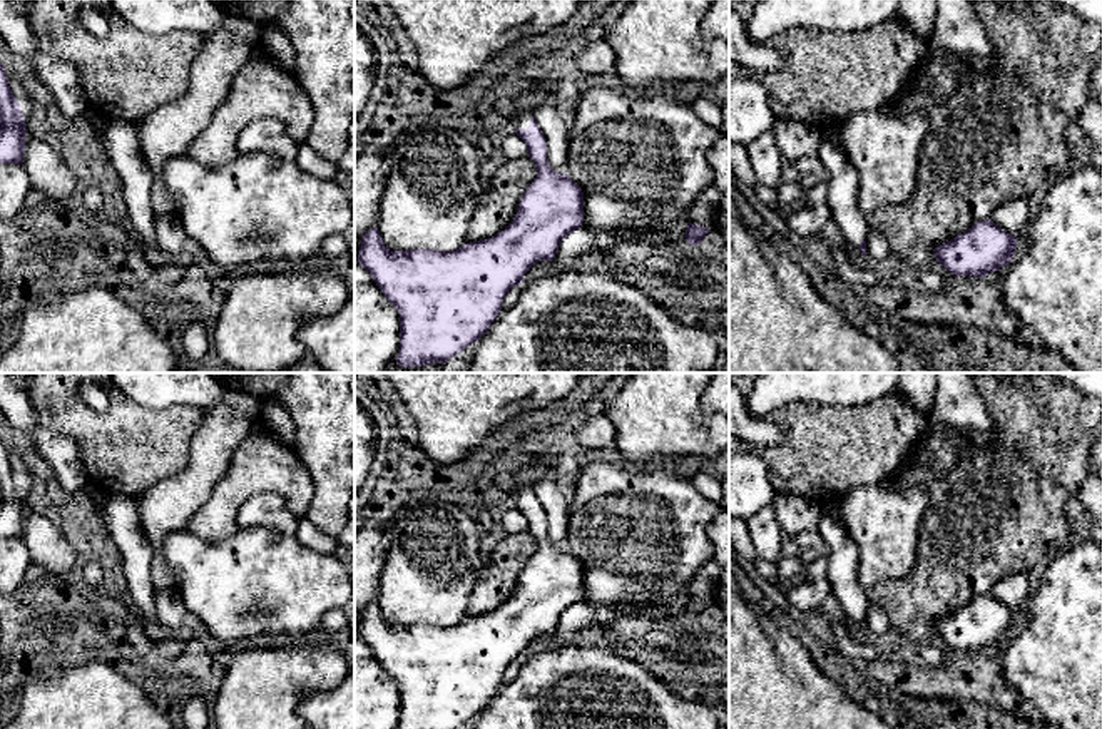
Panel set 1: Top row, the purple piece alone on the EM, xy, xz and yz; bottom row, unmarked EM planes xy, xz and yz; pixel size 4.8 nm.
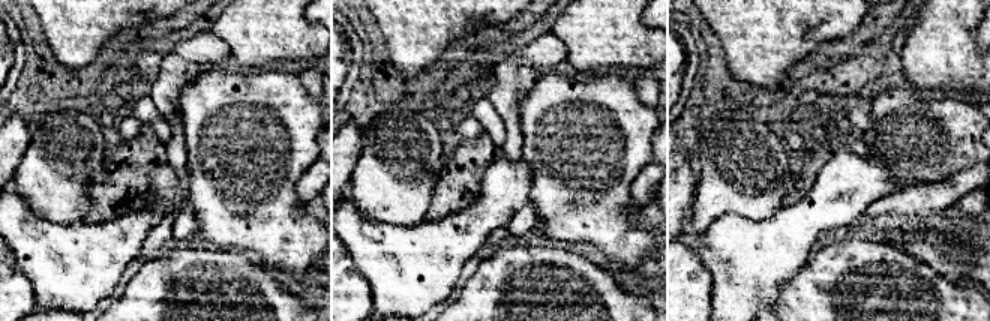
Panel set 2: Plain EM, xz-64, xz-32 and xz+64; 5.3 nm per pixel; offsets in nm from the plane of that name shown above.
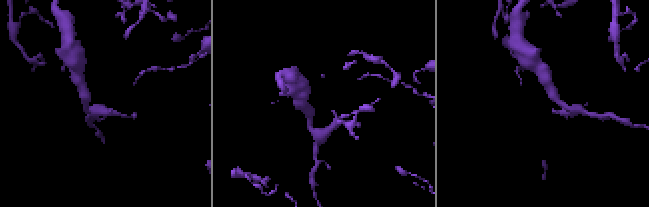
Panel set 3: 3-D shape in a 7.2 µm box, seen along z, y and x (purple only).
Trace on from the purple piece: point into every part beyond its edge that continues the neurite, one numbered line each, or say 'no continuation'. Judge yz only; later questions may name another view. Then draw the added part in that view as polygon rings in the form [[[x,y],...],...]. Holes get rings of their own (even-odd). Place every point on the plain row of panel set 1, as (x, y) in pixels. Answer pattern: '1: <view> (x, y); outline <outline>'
1: yz (841, 552); outline [[[836,502],[823,507],[818,533],[826,547],[831,592],[843,607],[844,620],[853,627],[860,627],[860,617],[866,615],[871,599],[858,582],[858,550],[846,535]]]

